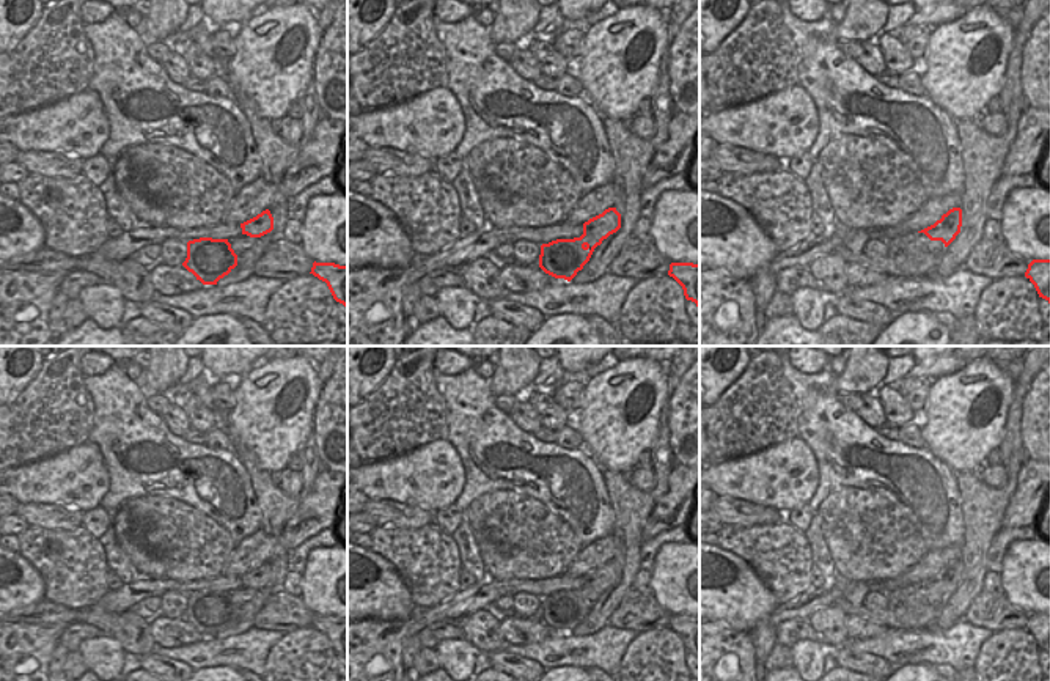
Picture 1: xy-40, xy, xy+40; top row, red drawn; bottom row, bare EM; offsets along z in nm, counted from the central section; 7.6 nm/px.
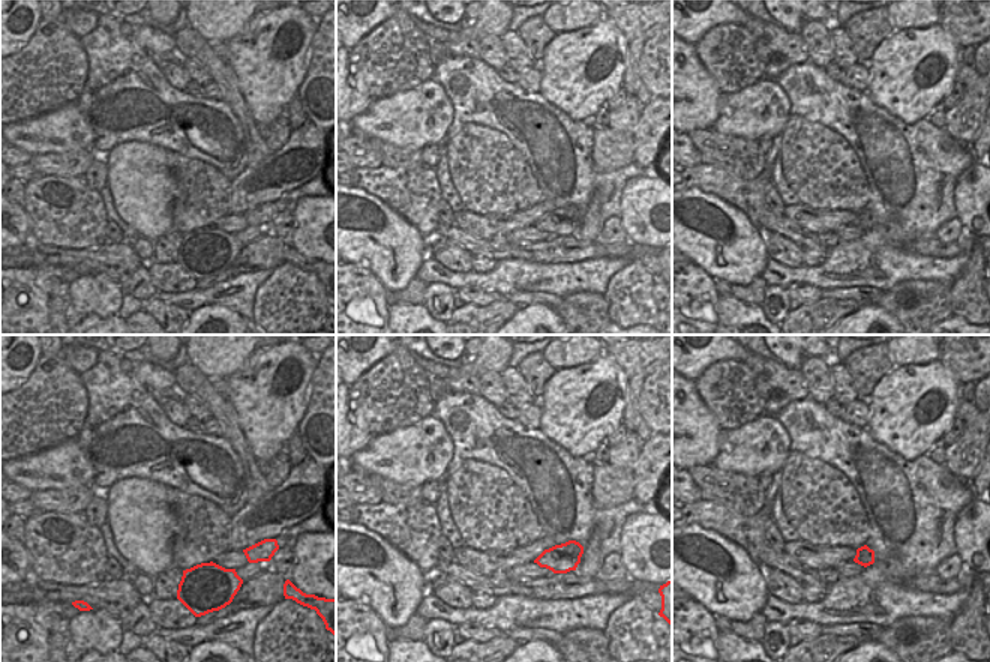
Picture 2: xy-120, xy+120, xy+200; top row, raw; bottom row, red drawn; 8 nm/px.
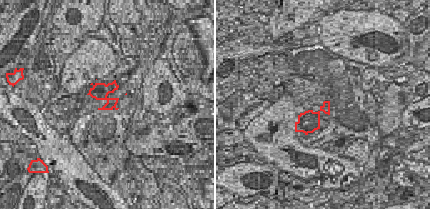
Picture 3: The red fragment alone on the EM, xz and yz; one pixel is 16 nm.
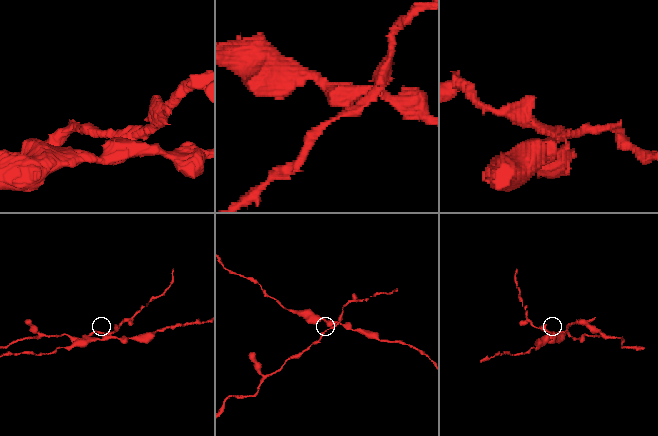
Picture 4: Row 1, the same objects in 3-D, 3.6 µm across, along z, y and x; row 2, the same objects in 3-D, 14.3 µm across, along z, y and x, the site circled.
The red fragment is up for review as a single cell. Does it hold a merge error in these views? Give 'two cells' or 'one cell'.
two cells

